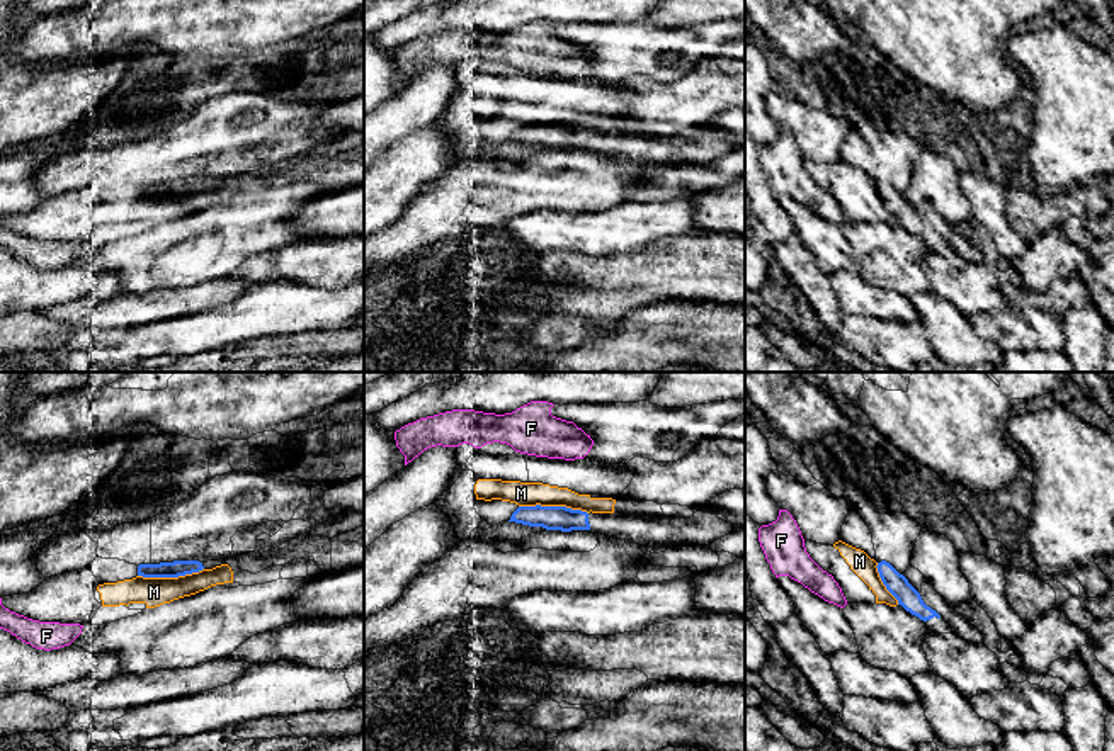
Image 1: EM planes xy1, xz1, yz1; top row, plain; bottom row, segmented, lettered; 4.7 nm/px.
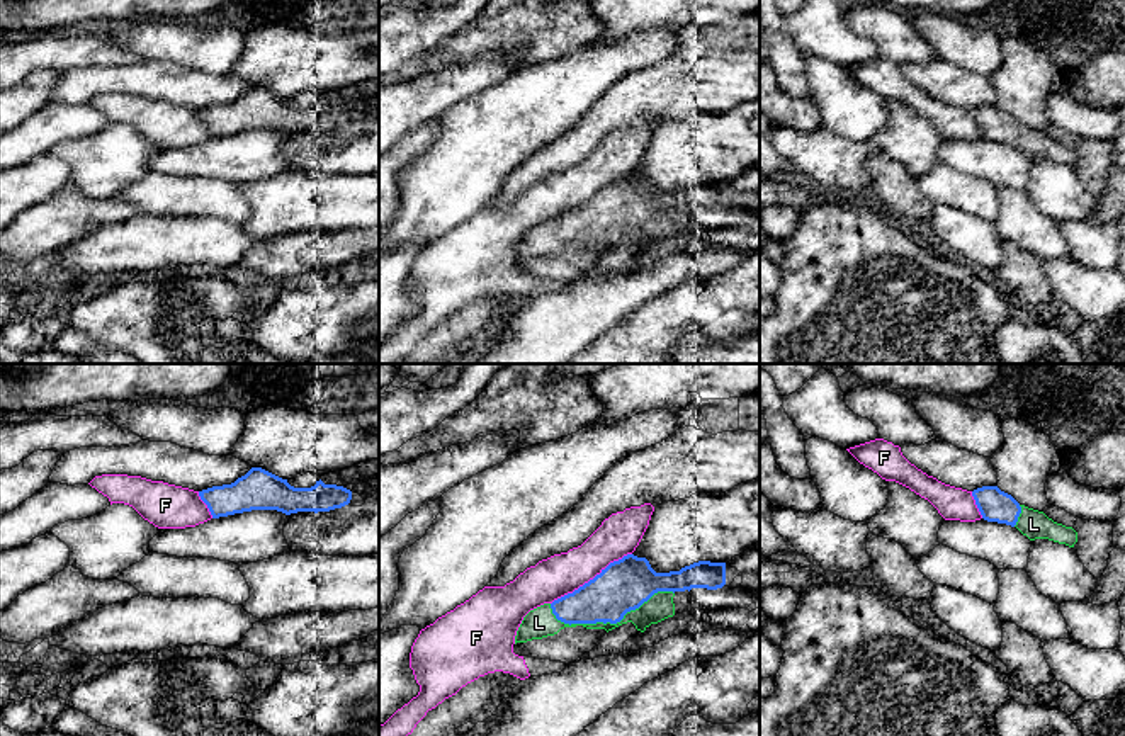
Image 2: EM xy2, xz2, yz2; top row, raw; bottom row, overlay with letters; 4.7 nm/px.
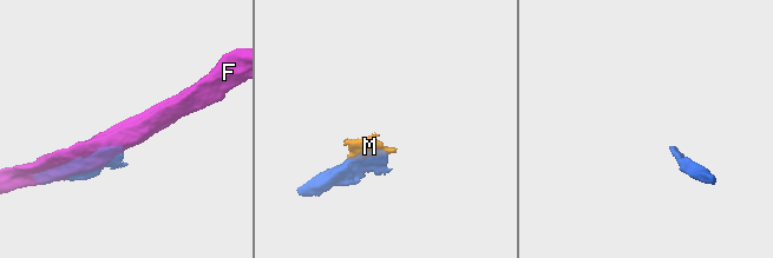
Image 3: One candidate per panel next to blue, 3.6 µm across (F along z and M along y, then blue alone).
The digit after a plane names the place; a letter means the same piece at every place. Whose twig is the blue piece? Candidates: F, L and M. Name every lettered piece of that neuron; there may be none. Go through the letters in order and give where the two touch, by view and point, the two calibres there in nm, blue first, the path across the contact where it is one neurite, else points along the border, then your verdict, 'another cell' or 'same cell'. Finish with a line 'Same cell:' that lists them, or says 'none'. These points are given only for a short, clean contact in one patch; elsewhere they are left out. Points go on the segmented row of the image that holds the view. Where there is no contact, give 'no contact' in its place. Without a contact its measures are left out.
F: xz2 (590, 580) | 240/200 nm | another cell
L: xz2 (609, 621) | 240/120 nm | same cell
M: xz1 (553, 507) | 120/110 nm | another cell
Same cell: L

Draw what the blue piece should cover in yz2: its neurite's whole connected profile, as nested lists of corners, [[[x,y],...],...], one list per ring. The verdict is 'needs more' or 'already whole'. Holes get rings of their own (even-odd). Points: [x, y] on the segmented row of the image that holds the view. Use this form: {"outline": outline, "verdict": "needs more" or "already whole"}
{"outline": [[[998,486],[977,488],[972,496],[984,520],[1016,527],[1030,541],[1049,539],[1069,547],[1077,542],[1077,532],[1072,527],[1054,522],[1043,512],[1020,505]]], "verdict": "needs more"}

